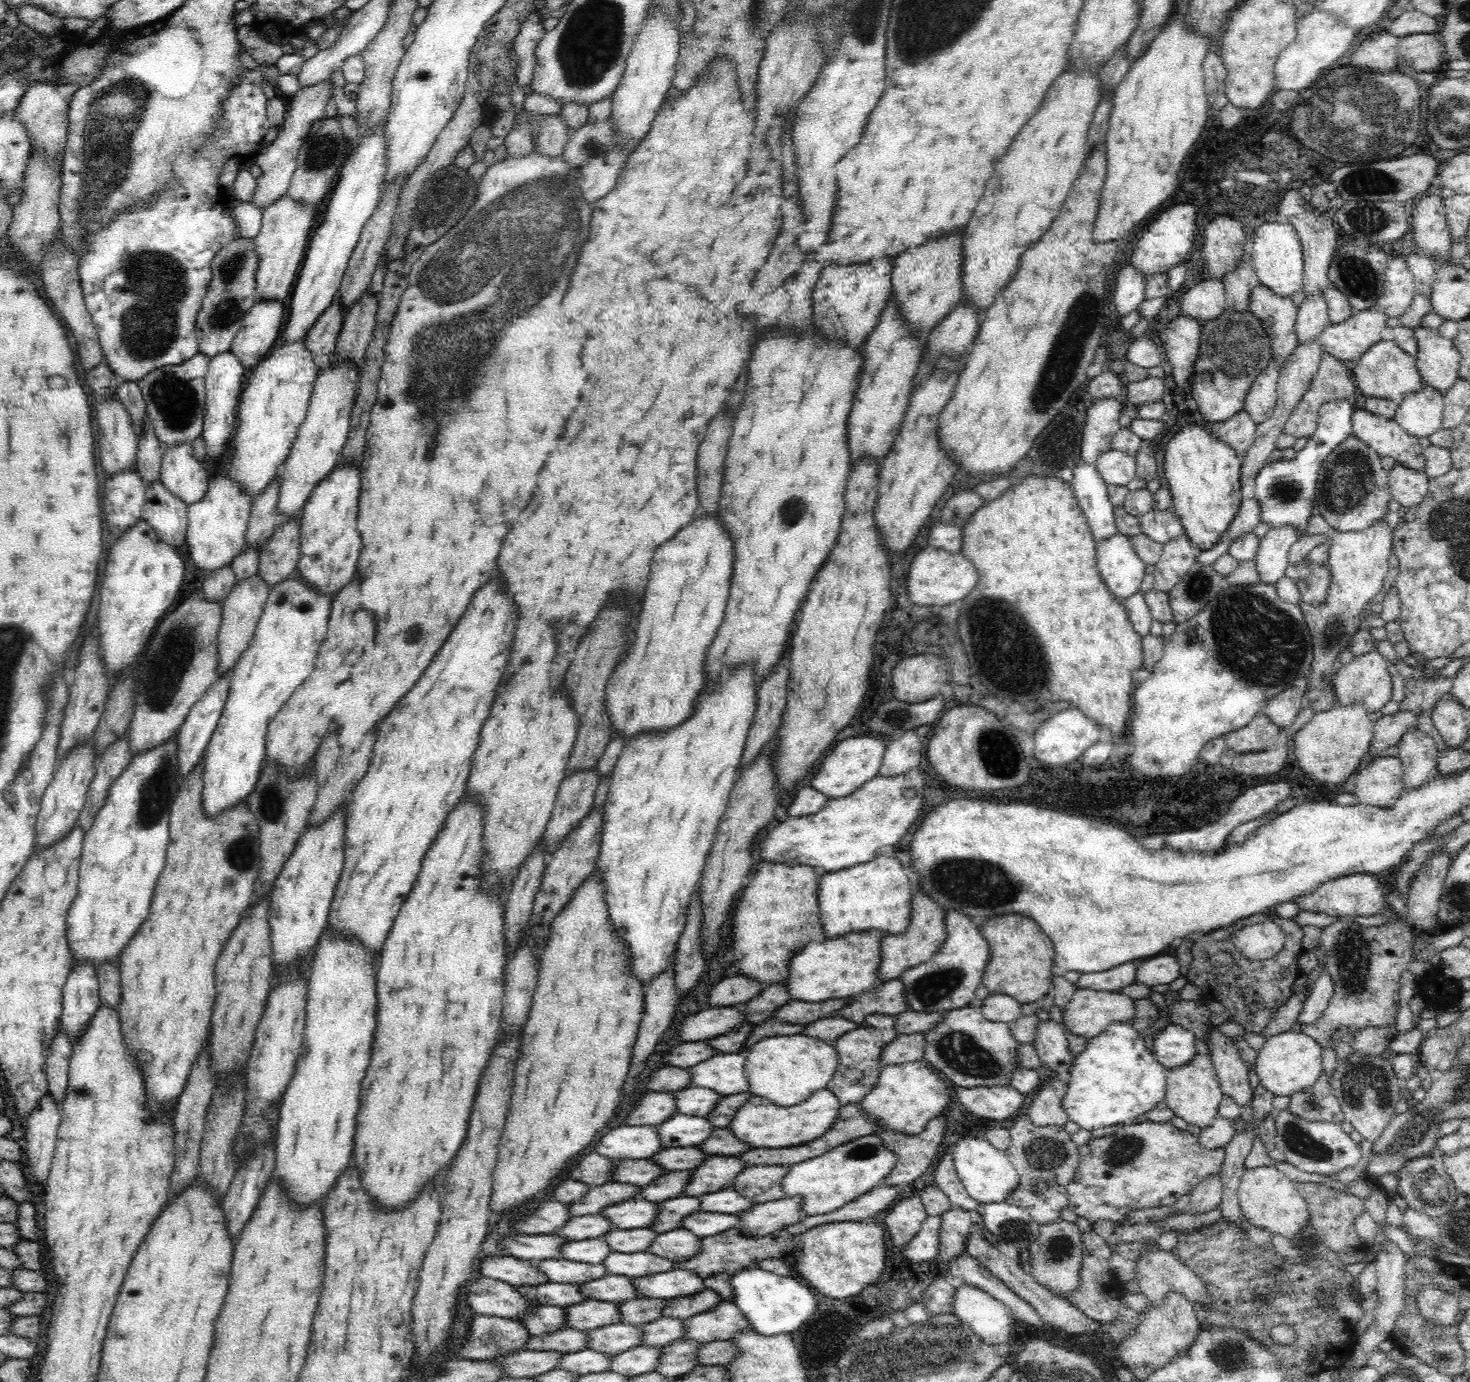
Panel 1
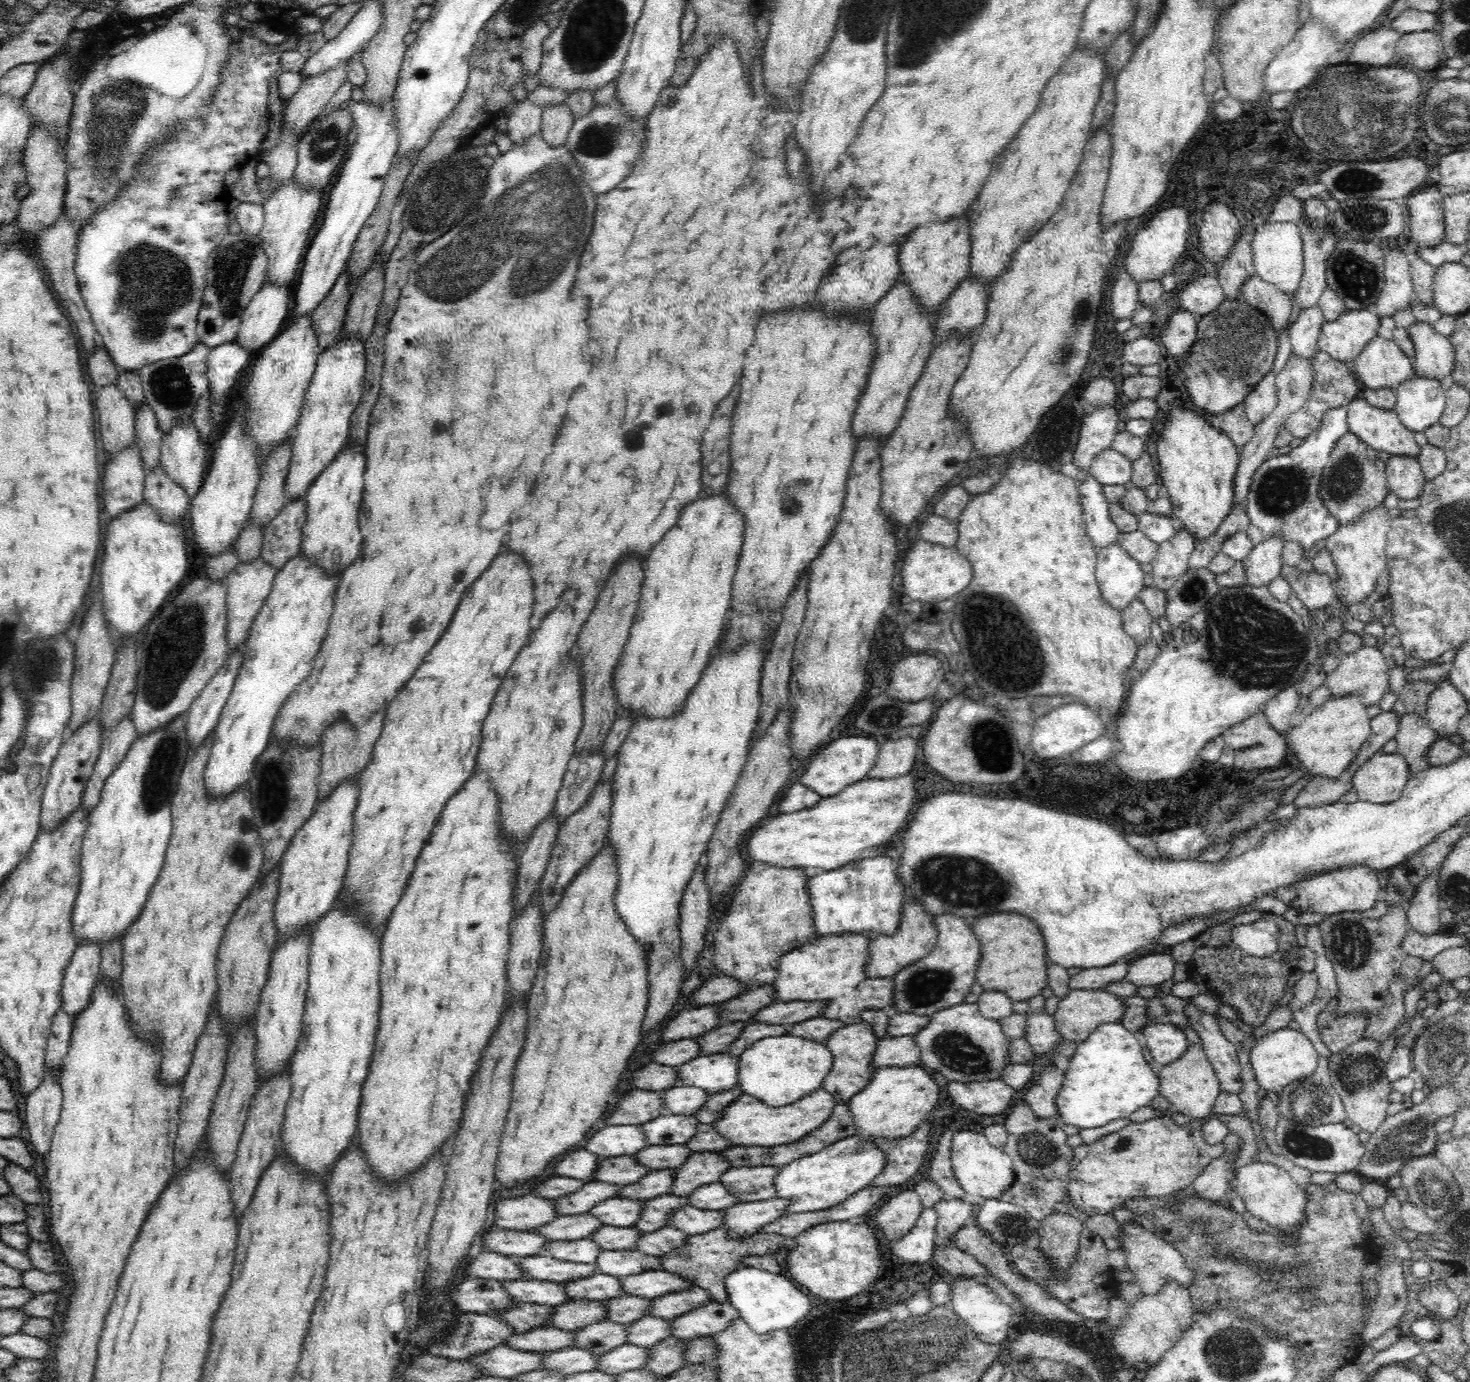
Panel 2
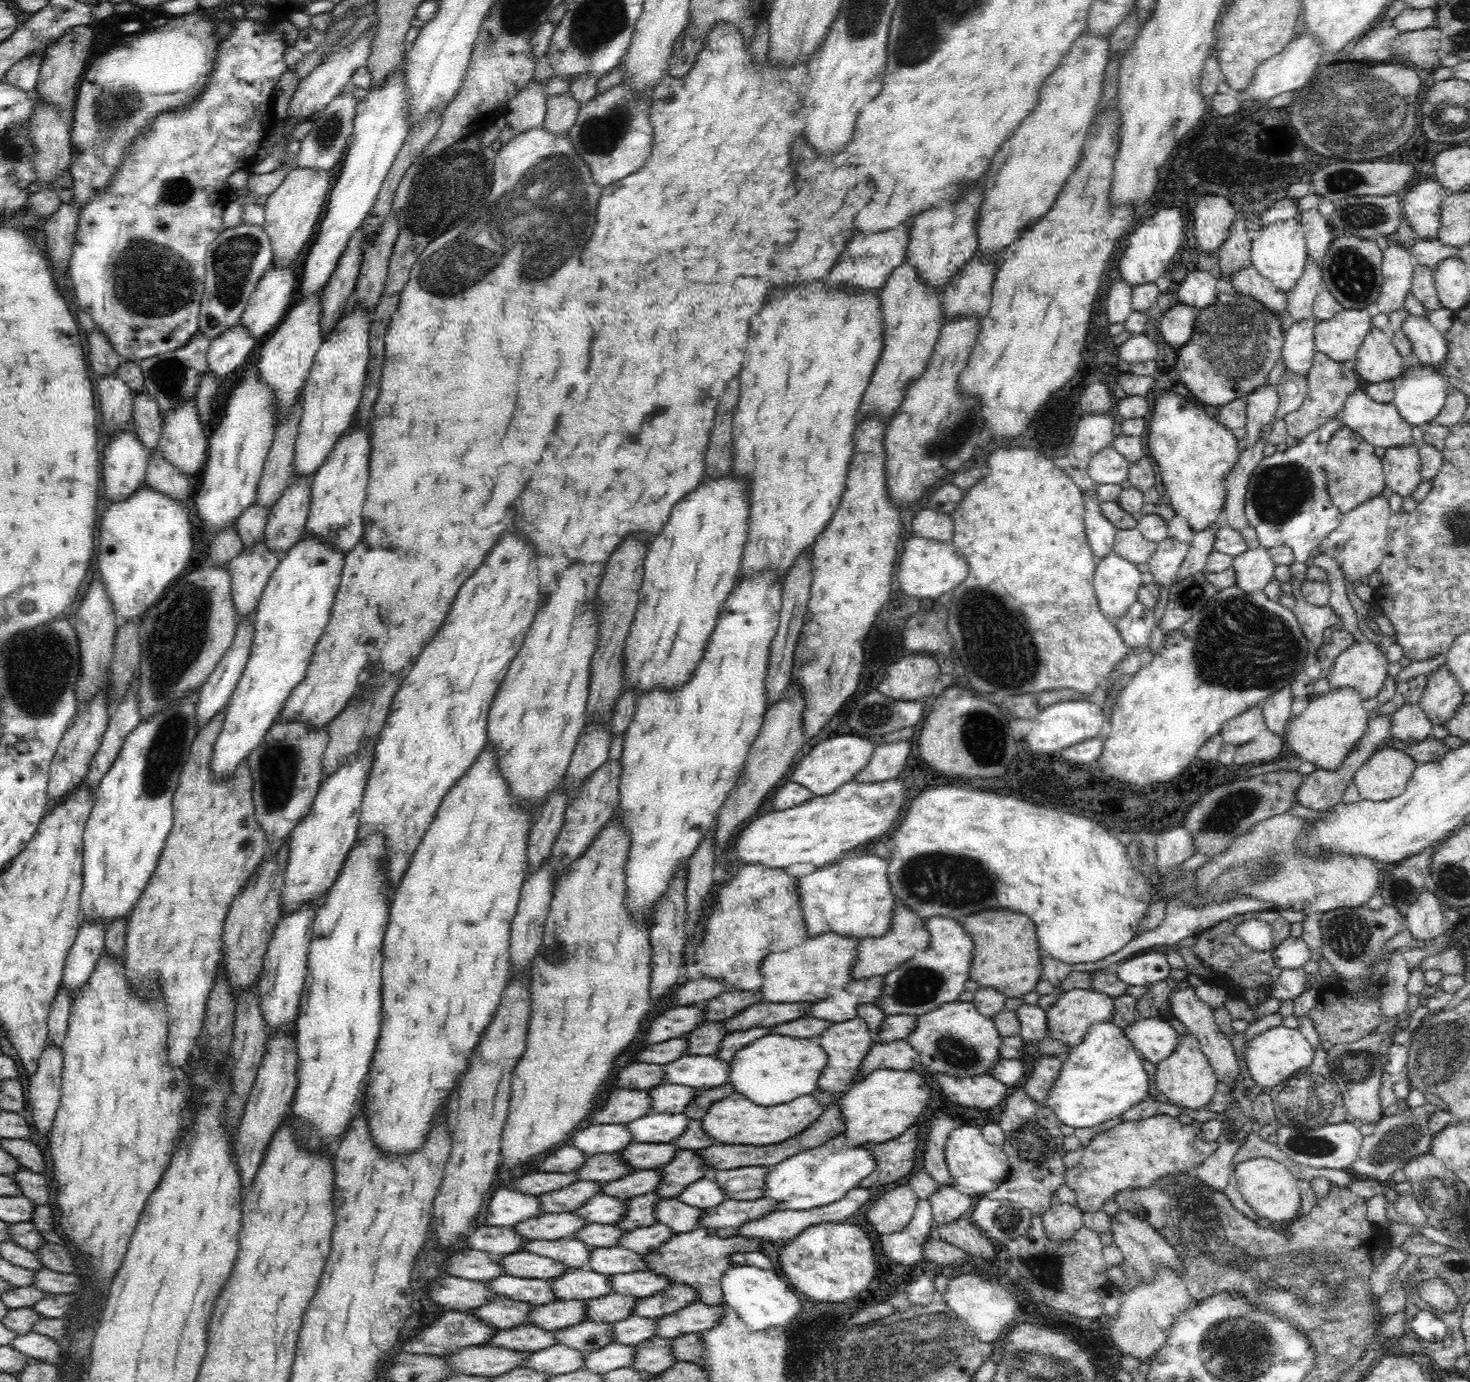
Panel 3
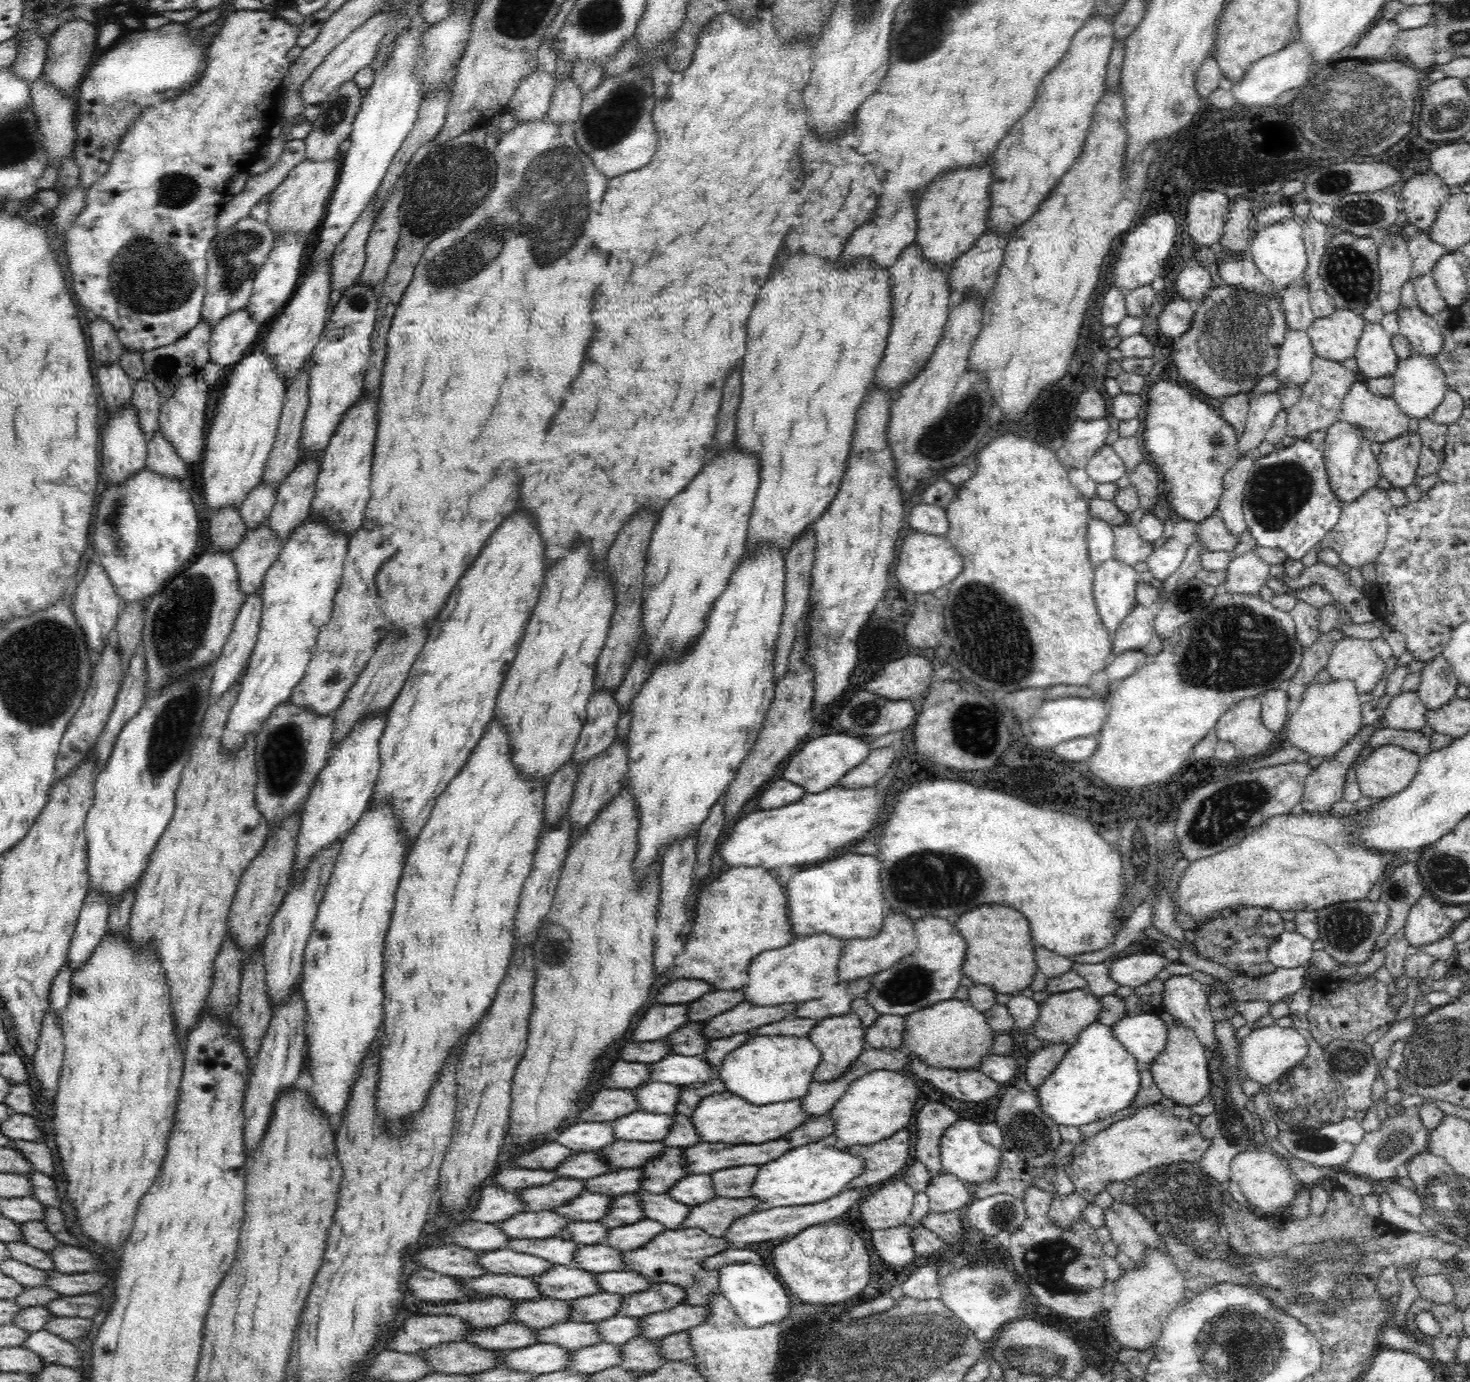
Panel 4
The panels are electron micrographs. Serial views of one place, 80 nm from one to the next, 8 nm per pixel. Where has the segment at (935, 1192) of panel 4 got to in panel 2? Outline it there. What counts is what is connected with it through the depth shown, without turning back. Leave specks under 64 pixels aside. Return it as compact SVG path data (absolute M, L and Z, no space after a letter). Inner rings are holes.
M944 1198L933 1206L937 1212L937 1223L934 1231L936 1245L954 1247L953 1234L970 1220L976 1202L972 1199Z

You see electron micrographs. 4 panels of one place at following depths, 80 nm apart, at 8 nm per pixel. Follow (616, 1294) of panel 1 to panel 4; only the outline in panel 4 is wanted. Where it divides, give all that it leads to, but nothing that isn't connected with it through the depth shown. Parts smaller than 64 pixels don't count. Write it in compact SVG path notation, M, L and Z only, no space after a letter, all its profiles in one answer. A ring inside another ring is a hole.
M554 1265L547 1273L531 1278L544 1293L544 1297L556 1300L574 1300L598 1294L595 1273L578 1267Z

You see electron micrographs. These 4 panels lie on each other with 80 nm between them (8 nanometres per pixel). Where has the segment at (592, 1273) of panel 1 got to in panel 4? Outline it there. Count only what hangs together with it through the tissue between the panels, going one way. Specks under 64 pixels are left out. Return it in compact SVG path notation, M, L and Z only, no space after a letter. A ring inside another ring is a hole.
M508 1247L480 1251L477 1254L477 1261L487 1272L508 1276L525 1276L526 1278L547 1273L547 1270L554 1266L543 1258L514 1252Z

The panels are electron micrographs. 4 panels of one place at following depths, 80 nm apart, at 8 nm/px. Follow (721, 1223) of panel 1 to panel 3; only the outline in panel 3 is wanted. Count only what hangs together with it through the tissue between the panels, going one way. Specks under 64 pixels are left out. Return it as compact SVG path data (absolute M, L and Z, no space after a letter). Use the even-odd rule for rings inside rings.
M663 1197L654 1207L654 1216L656 1216L657 1222L668 1225L676 1233L685 1233L695 1228L703 1227L701 1226L701 1220L699 1220L702 1213L703 1209L694 1208L694 1206L682 1202L677 1197Z

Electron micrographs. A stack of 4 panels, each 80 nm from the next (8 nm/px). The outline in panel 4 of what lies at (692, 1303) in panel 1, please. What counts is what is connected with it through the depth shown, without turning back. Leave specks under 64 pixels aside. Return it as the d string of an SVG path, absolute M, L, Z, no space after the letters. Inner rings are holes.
M654 1283L653 1287L624 1297L624 1302L620 1306L620 1315L631 1318L642 1318L654 1312L664 1312L684 1304L686 1293L684 1289L674 1284Z

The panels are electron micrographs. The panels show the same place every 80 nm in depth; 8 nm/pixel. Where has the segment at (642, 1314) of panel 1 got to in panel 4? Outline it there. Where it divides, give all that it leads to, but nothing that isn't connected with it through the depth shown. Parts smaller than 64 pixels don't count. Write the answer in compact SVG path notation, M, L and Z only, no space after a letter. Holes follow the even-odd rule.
M598 1291L598 1294L594 1294L594 1296L576 1298L569 1302L568 1321L595 1324L600 1320L620 1315L620 1306L624 1306L622 1305L624 1297Z

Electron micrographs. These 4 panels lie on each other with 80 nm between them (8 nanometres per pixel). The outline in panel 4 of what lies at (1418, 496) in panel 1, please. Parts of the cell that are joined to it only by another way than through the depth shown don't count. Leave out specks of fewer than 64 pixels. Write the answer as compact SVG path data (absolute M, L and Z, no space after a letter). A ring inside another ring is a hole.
M1419 431L1403 432L1381 444L1377 463L1381 475L1390 481L1392 487L1404 490L1418 480L1416 470L1422 446Z

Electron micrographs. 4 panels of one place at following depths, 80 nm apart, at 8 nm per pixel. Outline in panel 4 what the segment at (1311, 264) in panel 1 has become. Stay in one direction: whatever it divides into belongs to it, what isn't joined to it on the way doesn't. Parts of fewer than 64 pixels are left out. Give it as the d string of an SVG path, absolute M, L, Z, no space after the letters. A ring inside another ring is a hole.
M1301 279L1298 285L1286 288L1281 294L1281 303L1290 330L1307 330L1316 320L1309 301L1310 288L1303 286Z

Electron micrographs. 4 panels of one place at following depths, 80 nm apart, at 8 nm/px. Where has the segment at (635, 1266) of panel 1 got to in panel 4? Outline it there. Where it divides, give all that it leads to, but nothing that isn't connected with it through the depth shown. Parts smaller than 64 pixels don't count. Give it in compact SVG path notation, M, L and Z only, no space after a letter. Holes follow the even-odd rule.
M606 1244L578 1245L575 1250L575 1261L577 1267L586 1272L624 1271L622 1253L622 1250L616 1250Z

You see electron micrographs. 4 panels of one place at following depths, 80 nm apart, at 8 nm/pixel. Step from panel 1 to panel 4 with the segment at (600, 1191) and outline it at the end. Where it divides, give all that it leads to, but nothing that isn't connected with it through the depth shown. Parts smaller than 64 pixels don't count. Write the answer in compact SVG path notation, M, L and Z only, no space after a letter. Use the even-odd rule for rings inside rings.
M558 1177L548 1184L516 1189L513 1193L525 1202L528 1211L552 1211L553 1208L574 1200L576 1196L584 1191L587 1190L585 1190L583 1180Z

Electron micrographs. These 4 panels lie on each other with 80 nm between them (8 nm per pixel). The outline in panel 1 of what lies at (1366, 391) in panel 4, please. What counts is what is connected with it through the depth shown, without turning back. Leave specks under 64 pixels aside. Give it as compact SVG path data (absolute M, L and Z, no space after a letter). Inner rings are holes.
M1360 399L1352 414L1352 432L1380 456L1392 456L1398 463L1424 472L1423 448L1396 420L1365 410Z

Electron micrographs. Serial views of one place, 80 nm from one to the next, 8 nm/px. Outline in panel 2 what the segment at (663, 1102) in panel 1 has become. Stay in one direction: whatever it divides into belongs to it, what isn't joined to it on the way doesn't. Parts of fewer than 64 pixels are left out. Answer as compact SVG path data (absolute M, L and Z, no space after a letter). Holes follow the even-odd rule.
M633 1089L616 1104L616 1108L606 1114L603 1123L607 1125L638 1125L646 1121L658 1118L658 1115L665 1114L664 1103L661 1093L649 1090Z

